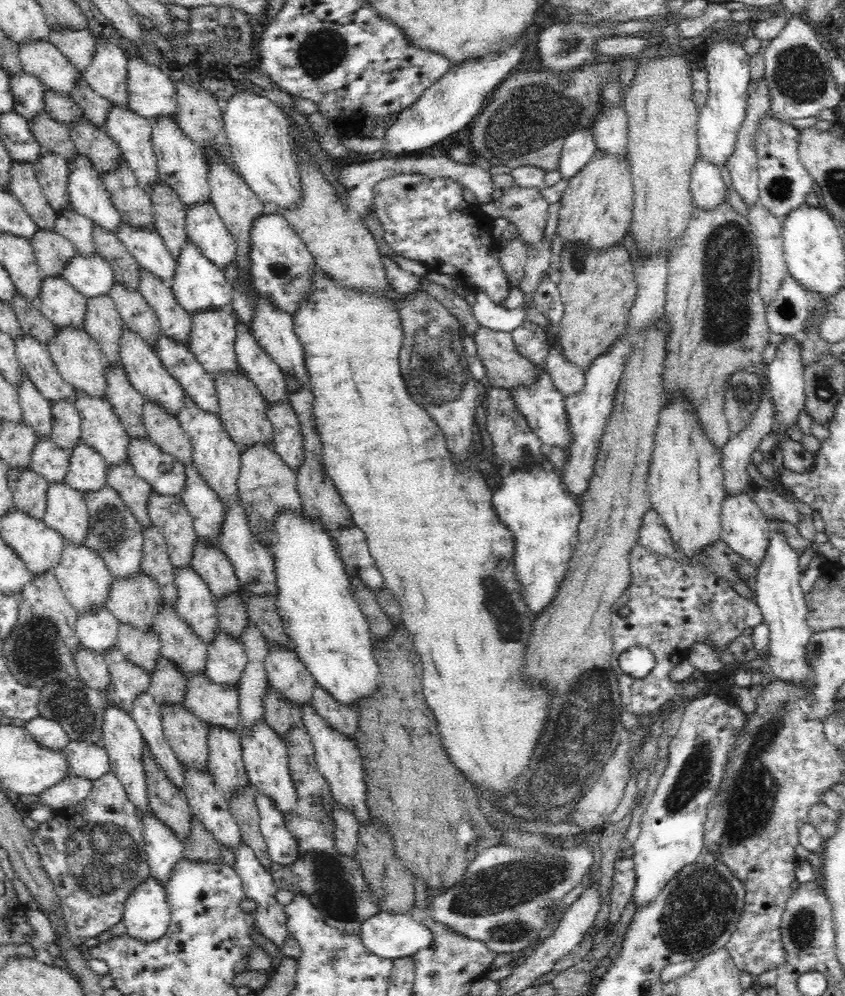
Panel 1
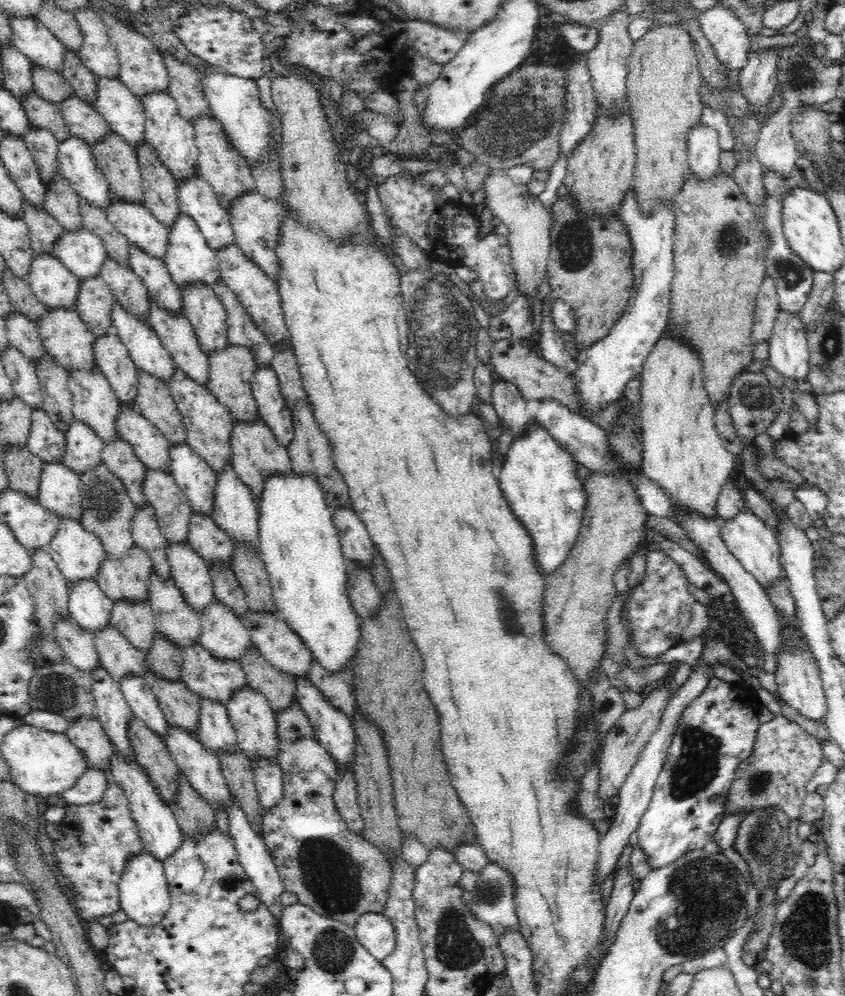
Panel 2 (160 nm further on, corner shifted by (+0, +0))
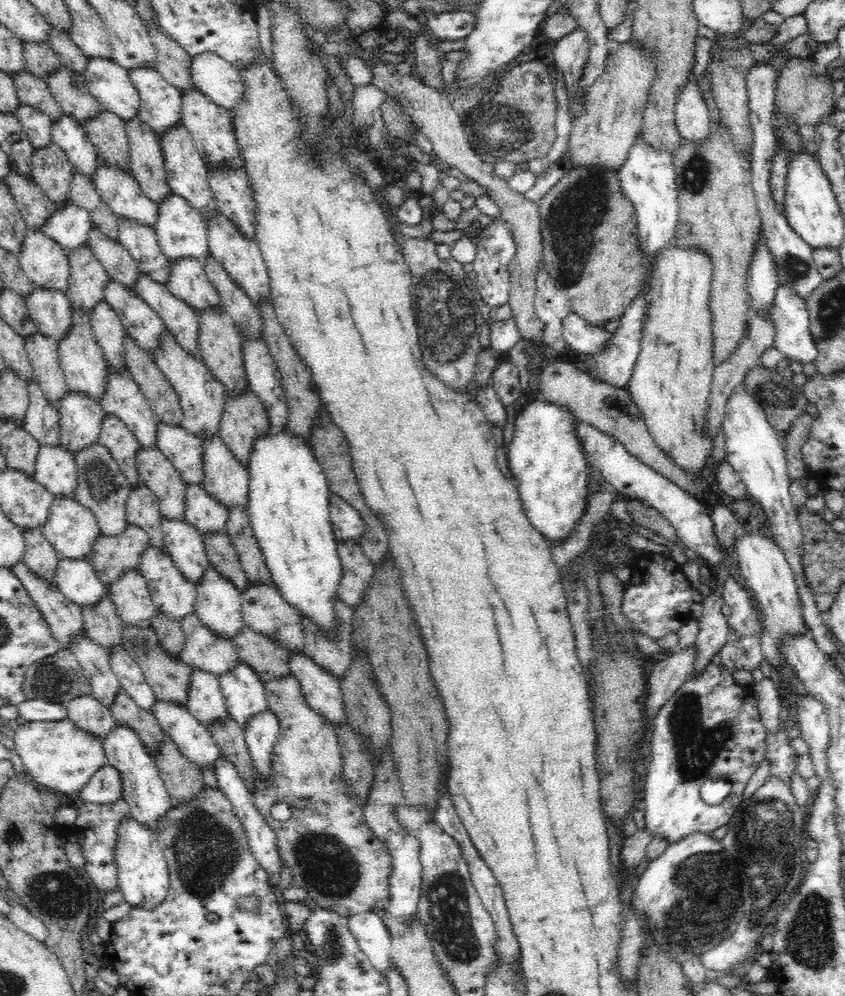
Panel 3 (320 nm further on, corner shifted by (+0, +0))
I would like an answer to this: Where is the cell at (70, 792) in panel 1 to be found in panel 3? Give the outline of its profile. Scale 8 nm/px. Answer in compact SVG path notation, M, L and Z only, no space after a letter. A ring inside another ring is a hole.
M112 765L101 766L78 793L84 803L108 805L123 799L120 771Z

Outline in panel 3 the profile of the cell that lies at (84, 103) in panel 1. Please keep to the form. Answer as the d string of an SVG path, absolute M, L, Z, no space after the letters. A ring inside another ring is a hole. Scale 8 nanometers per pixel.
M50 27L48 43L62 64L81 78L88 64L88 57L82 55L69 33L64 29Z

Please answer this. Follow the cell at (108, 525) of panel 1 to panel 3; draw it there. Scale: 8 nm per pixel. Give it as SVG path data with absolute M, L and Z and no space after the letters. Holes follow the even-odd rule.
M99 442L76 451L73 455L77 460L78 473L78 484L73 498L94 513L101 534L107 538L118 538L128 528L125 508L132 488L130 482L120 470L120 465L116 463L114 457L108 453L108 447Z

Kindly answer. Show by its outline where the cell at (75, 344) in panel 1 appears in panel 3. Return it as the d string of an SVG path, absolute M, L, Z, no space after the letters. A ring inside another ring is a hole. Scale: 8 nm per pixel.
M35 286L25 296L25 305L38 331L54 339L56 344L70 334L72 305L65 292Z

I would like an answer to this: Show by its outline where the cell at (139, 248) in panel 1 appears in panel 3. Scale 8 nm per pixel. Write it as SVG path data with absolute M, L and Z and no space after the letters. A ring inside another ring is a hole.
M99 161L91 182L100 199L112 209L116 218L124 217L150 229L156 224L158 205L140 189L131 172Z

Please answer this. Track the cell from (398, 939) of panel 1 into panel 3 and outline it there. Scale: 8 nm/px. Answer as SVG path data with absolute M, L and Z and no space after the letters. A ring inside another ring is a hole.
M360 912L347 918L348 928L357 940L361 951L370 959L372 966L384 977L390 962L390 931L386 928L379 913Z

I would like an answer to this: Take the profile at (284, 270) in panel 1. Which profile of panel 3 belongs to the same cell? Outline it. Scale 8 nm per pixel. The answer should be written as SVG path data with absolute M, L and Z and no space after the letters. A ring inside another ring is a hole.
M210 167L208 181L218 205L217 210L230 218L236 229L244 236L255 240L256 207L254 190L243 168Z

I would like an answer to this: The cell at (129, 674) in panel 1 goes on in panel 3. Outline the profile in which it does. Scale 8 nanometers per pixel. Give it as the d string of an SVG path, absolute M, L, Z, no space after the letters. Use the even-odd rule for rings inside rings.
M106 592L104 600L98 602L98 606L86 606L81 608L84 619L84 634L92 641L100 643L100 646L109 652L115 646L121 646L121 634L123 622L118 617L116 605L114 605L110 592Z

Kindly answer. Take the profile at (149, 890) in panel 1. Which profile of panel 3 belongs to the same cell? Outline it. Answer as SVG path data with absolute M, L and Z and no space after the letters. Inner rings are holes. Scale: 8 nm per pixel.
M131 814L122 819L117 828L115 863L120 889L125 901L132 907L155 909L166 898L170 881L163 848L157 841L157 834Z

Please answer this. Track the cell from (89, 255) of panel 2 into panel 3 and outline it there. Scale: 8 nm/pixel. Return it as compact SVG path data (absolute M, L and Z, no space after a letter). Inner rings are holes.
M68 200L66 205L57 208L41 226L41 231L56 241L64 252L89 244L91 218L87 210Z

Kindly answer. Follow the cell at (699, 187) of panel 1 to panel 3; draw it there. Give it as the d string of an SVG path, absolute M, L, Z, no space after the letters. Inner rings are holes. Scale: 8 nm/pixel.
M688 80L678 90L676 98L676 127L680 136L692 143L703 143L710 134L709 109L701 94L699 84Z

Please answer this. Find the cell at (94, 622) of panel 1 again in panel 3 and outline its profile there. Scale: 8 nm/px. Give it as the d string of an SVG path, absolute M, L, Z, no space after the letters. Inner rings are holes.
M61 558L54 576L57 588L78 607L98 606L109 588L100 581L87 558Z

